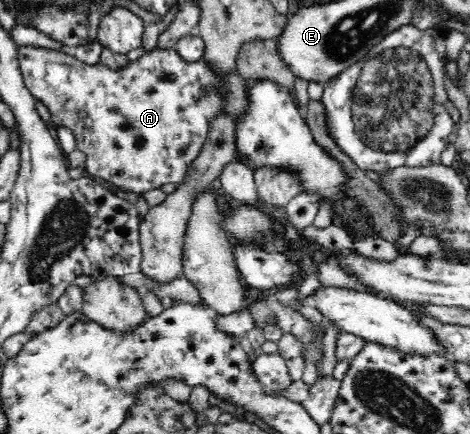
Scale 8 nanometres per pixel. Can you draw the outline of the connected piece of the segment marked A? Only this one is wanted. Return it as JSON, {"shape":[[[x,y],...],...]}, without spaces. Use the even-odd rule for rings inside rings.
{"shape":[[[20,45],[19,63],[23,70],[23,79],[26,86],[30,89],[30,92],[35,96],[36,100],[43,101],[49,109],[52,118],[51,124],[65,124],[74,132],[77,148],[87,156],[85,161],[86,173],[103,178],[110,182],[110,184],[118,186],[124,192],[132,192],[132,194],[141,195],[150,190],[160,189],[161,185],[170,184],[170,182],[176,185],[180,184],[185,179],[192,163],[200,156],[202,150],[204,150],[204,146],[208,142],[209,130],[213,127],[217,118],[228,117],[228,119],[232,119],[232,124],[238,128],[239,124],[248,116],[248,113],[251,113],[251,106],[254,105],[254,102],[251,102],[251,90],[254,88],[256,82],[248,79],[235,63],[229,67],[229,70],[219,70],[215,64],[211,64],[203,56],[200,56],[198,60],[192,60],[190,62],[175,48],[166,50],[152,49],[137,60],[129,61],[126,66],[122,66],[118,70],[112,70],[112,68],[100,62],[92,65],[86,64],[78,60],[70,51],[63,52],[62,50],[55,51],[43,47],[33,47],[32,45]]]}

